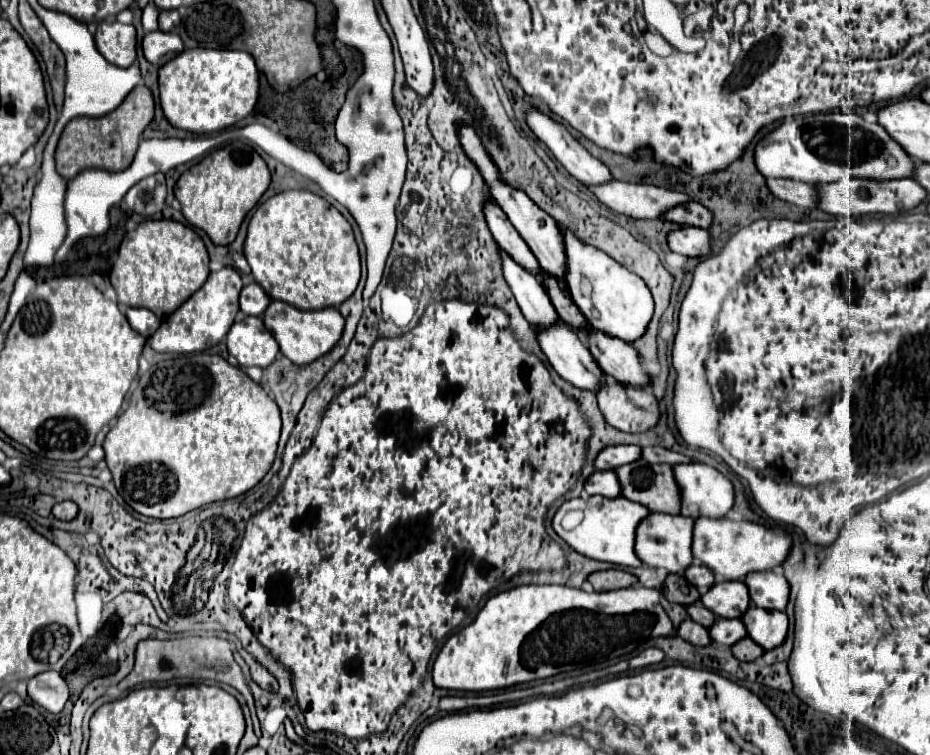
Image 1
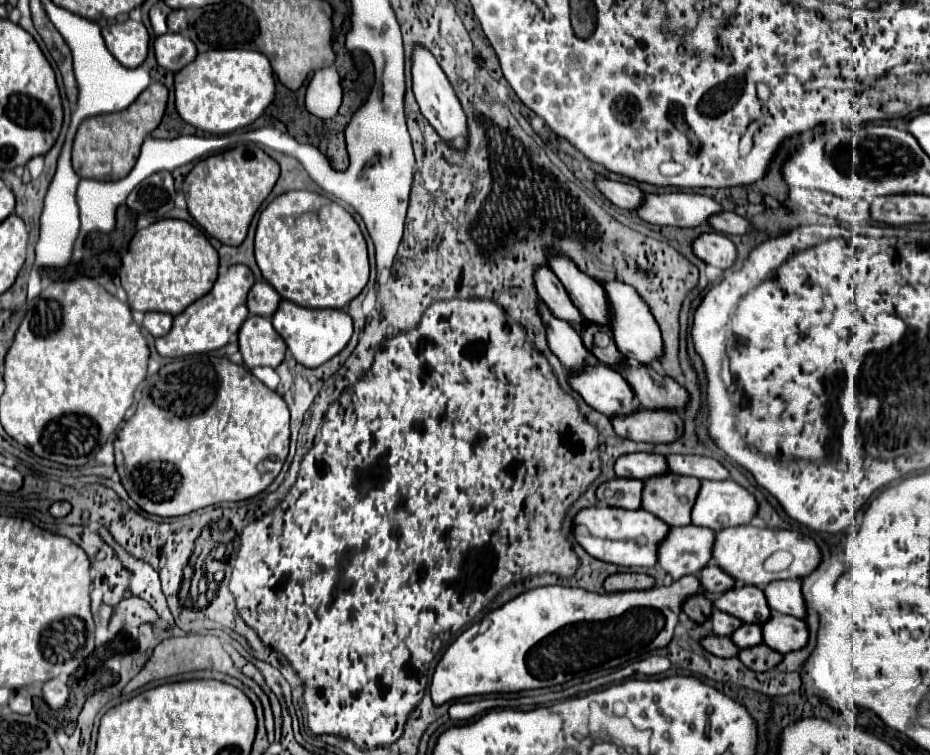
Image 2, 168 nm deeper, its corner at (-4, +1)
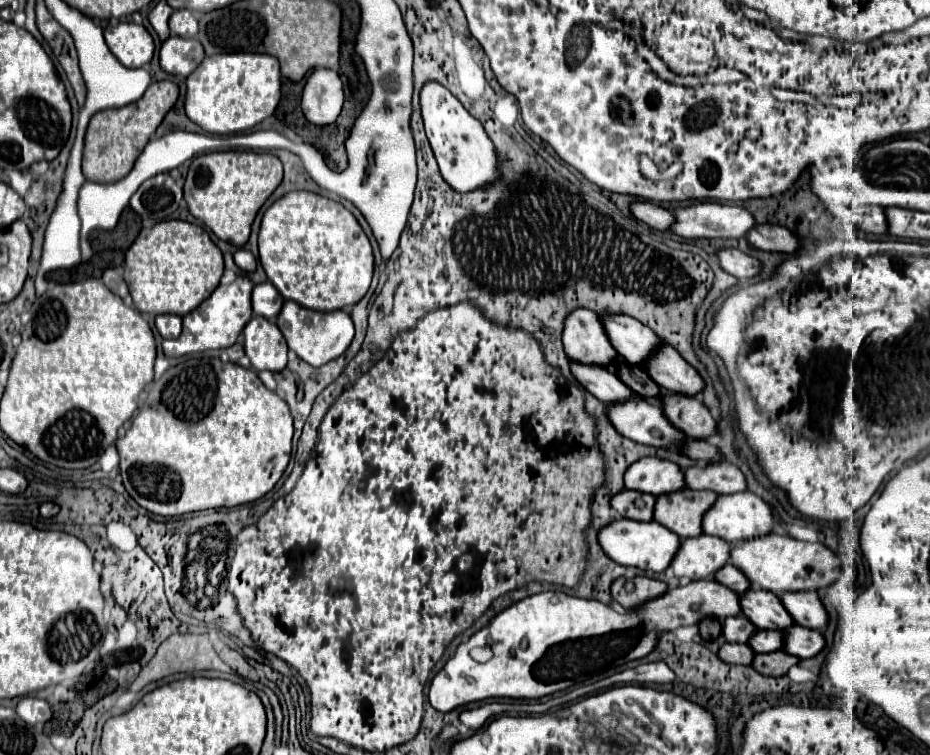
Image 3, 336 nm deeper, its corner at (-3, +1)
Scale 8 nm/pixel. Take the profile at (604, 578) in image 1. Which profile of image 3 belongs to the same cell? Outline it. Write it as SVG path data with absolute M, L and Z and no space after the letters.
M619 577L611 585L611 595L617 603L621 603L625 609L637 609L639 605L661 597L667 591L667 585L657 579L649 577L635 577L635 579L625 579Z

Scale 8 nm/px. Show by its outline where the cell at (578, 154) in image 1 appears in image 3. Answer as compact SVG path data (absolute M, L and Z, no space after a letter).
M649 201L633 203L633 205L631 205L631 213L633 213L639 221L647 223L649 227L653 227L653 229L657 229L657 231L669 231L671 225L675 223L675 217L673 217L671 211L655 205L655 203L649 203Z

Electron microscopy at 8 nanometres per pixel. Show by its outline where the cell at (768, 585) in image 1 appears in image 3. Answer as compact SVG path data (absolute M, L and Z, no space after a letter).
M815 591L785 593L785 595L781 595L781 601L797 625L809 627L809 629L827 627L829 615L827 615L827 611Z

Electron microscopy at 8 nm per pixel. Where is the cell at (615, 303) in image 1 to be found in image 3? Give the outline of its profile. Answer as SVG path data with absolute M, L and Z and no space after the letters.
M671 345L661 347L661 351L647 361L645 371L659 387L667 389L667 393L695 397L705 389L703 377Z

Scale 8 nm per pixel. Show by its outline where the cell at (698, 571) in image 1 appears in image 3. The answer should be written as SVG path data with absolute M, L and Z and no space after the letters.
M727 563L721 571L717 571L717 573L715 573L715 579L717 579L719 583L723 583L725 587L733 589L733 591L739 593L739 595L743 595L743 593L751 587L751 583L749 583L749 579L745 577L745 573L741 573L741 569L737 569L733 563Z

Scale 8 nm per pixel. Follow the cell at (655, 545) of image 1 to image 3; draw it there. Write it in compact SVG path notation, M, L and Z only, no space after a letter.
M713 535L685 539L681 543L681 551L677 551L671 563L671 569L677 577L687 577L691 581L709 579L729 561L729 551L729 543Z

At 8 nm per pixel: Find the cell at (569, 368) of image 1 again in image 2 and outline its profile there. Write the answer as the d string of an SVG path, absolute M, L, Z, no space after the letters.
M600 361L590 363L590 367L586 367L586 375L578 375L578 379L574 379L574 375L568 375L568 383L590 407L608 417L632 413L638 409L638 405L632 403L634 391L622 373Z

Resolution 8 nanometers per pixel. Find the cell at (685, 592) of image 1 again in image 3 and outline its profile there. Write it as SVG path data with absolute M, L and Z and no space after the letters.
M703 619L701 623L699 623L699 629L701 629L701 637L705 639L705 641L713 641L713 639L717 639L723 631L723 627L721 627L721 623L717 621L717 619Z

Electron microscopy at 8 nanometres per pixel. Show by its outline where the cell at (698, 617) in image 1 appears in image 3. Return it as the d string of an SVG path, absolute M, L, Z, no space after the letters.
M745 615L727 617L723 623L723 635L729 643L749 643L749 639L755 631L757 631L757 627L753 627L753 623L749 623L749 619L745 619Z

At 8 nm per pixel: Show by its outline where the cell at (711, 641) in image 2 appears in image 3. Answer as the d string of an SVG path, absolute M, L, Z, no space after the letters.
M725 643L719 649L719 657L725 663L735 663L735 665L751 665L755 651L749 645L741 645L741 643Z

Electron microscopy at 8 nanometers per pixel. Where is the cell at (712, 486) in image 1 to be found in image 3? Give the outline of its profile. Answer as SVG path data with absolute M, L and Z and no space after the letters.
M751 491L733 493L733 495L719 495L715 507L711 507L705 513L703 531L709 535L715 535L715 537L721 537L729 543L741 543L747 539L755 539L755 537L763 537L763 535L773 533L773 515L771 515L769 505Z

